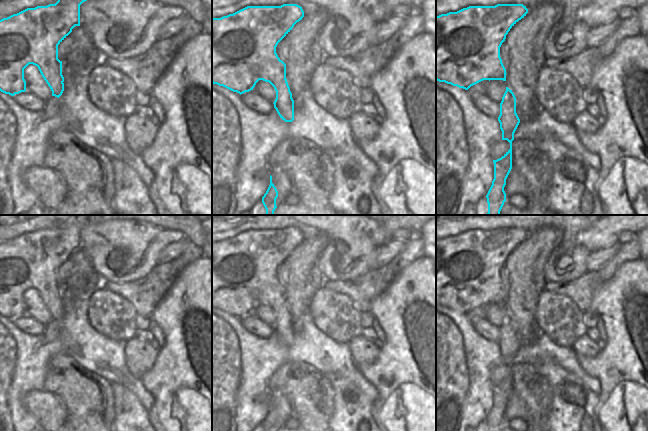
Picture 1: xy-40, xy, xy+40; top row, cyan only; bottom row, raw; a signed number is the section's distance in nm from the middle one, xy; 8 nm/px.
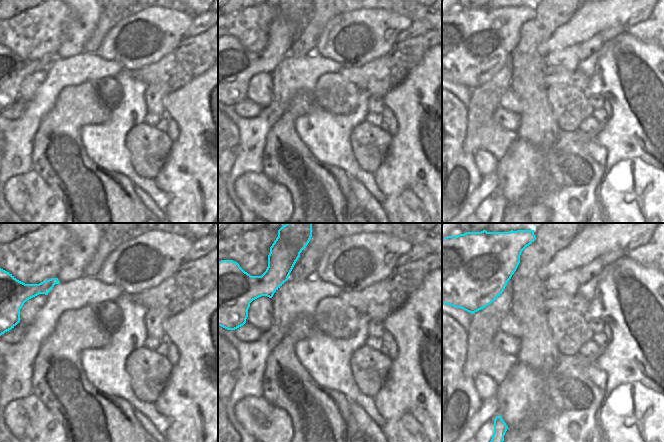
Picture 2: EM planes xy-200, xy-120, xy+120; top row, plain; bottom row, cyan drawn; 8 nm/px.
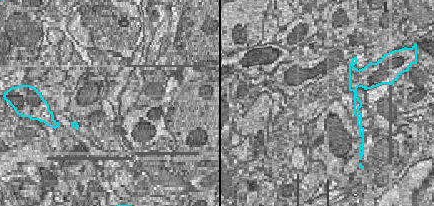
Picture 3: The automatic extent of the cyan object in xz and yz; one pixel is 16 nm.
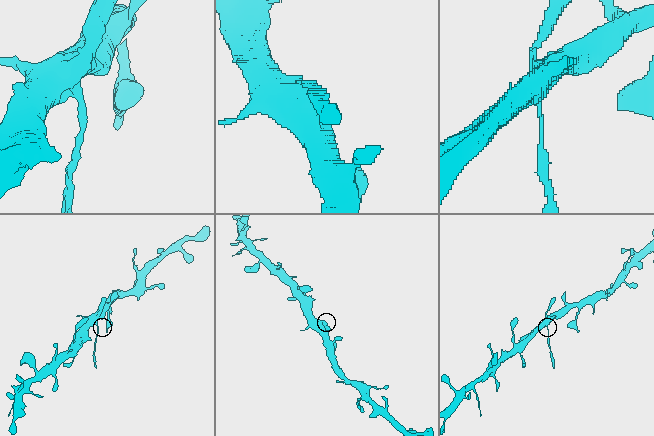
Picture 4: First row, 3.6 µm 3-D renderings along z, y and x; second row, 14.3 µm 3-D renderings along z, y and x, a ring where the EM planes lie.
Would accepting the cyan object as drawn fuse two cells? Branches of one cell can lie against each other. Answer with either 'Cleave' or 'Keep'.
Cleave

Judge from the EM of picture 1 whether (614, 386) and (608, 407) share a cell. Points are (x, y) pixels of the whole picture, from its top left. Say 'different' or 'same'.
same

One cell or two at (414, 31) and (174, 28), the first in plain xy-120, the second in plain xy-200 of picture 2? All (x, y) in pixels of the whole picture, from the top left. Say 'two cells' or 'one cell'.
two cells

